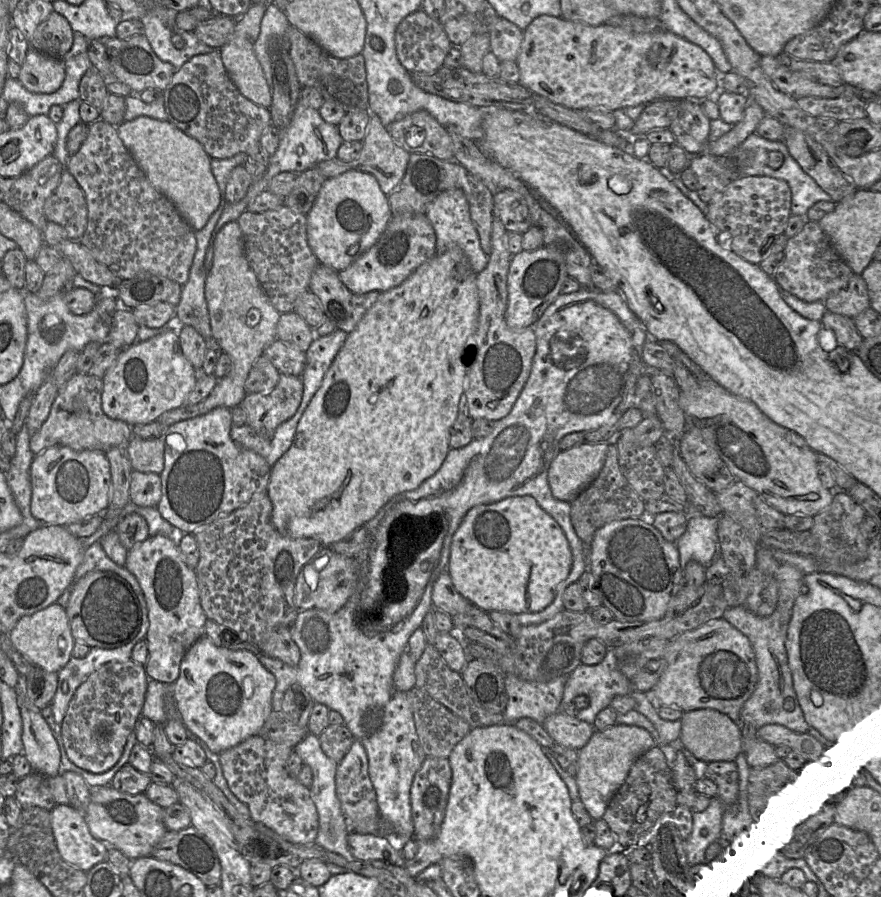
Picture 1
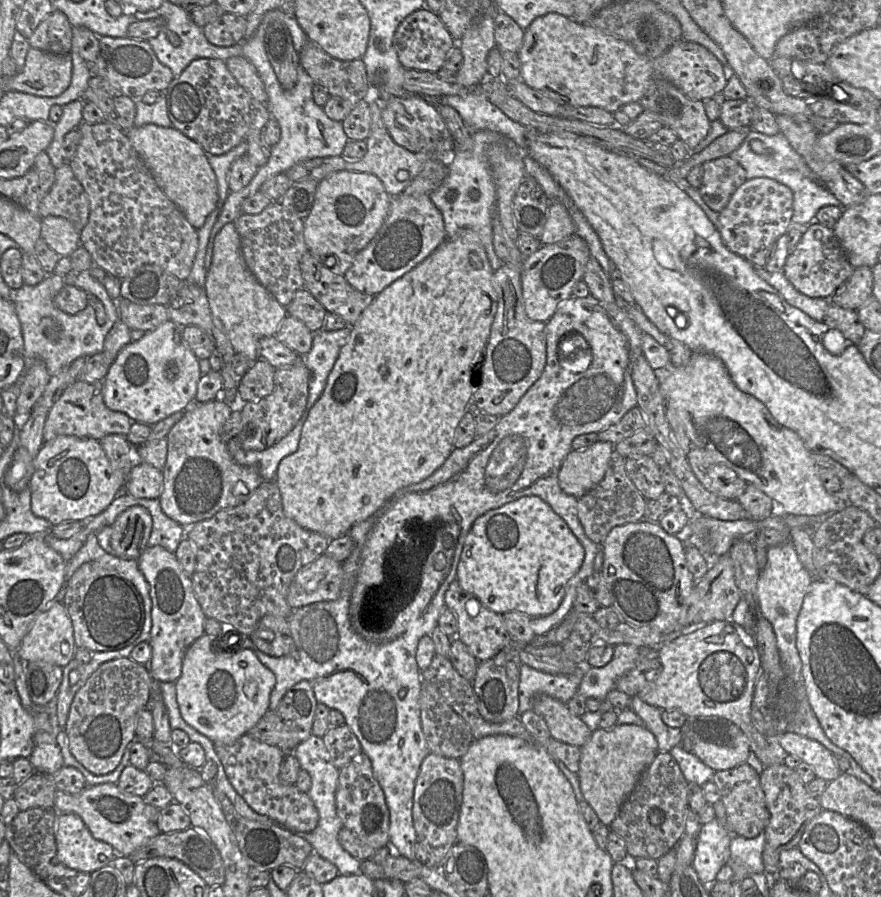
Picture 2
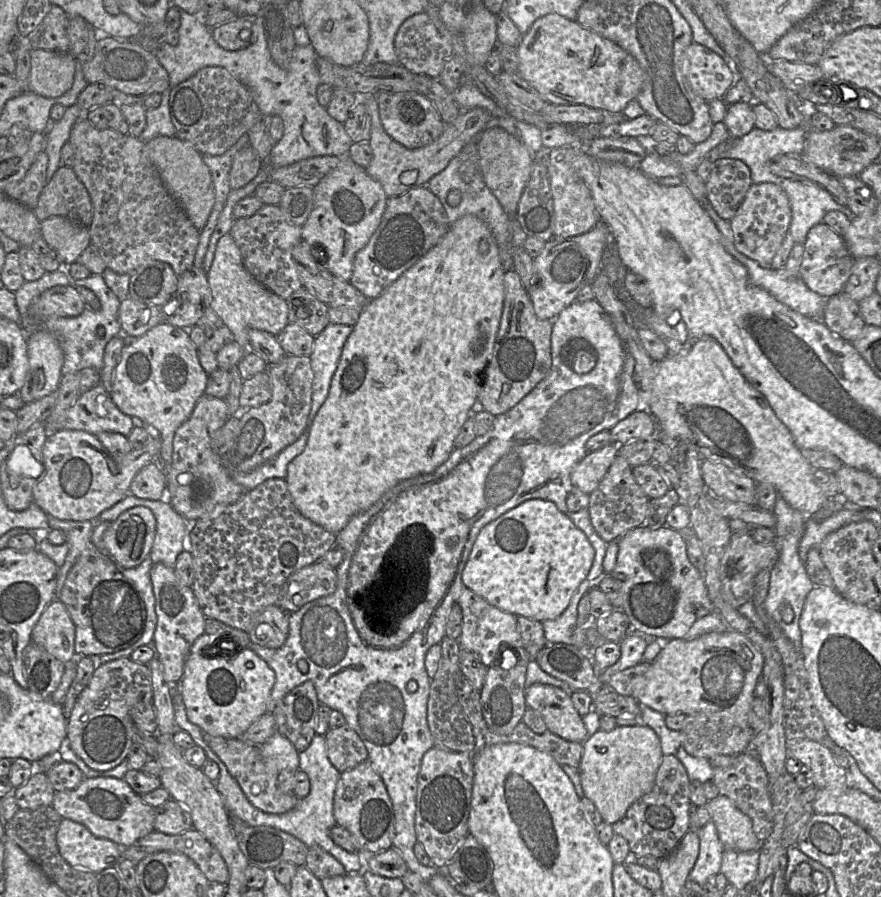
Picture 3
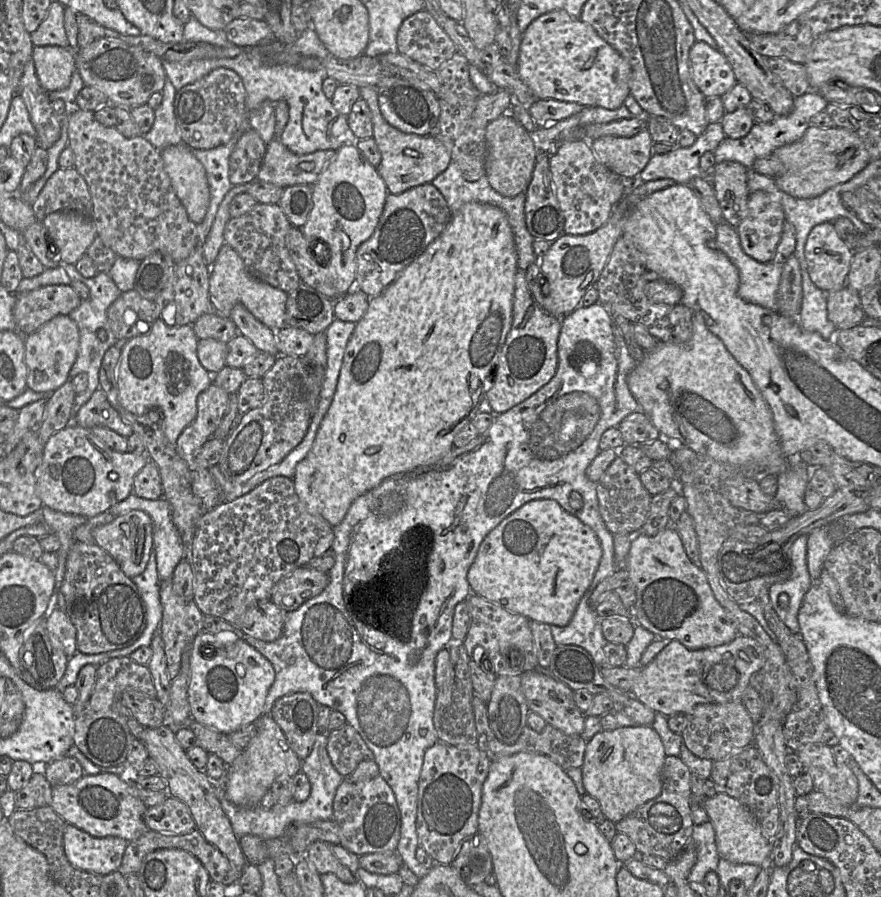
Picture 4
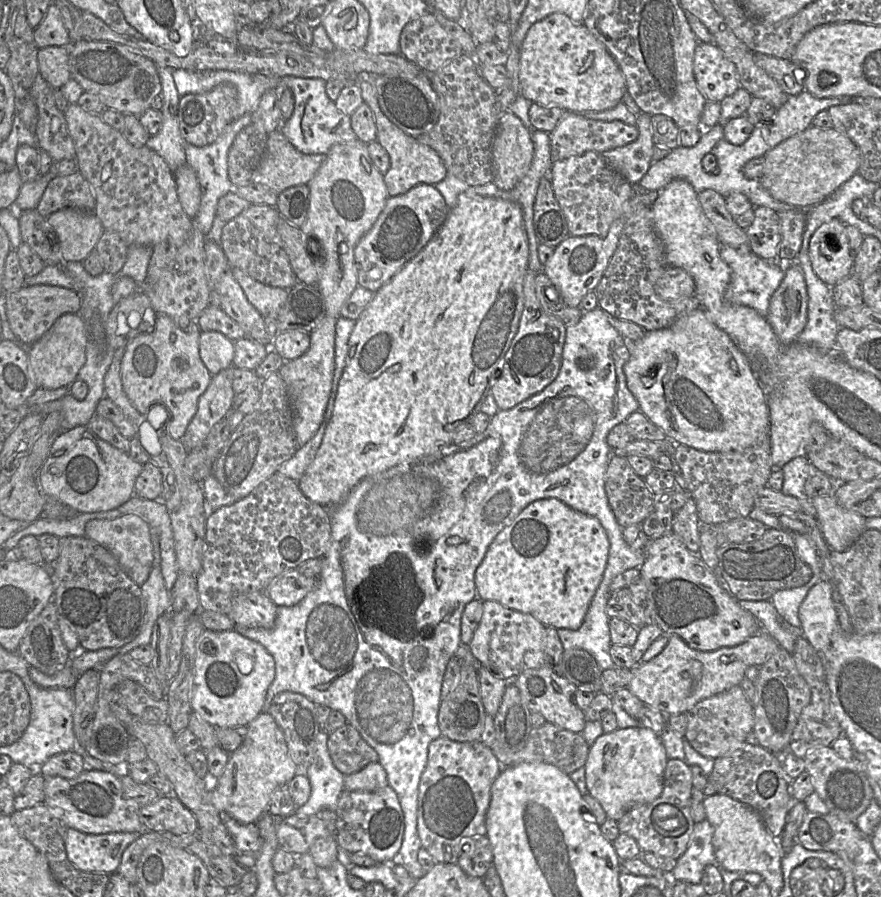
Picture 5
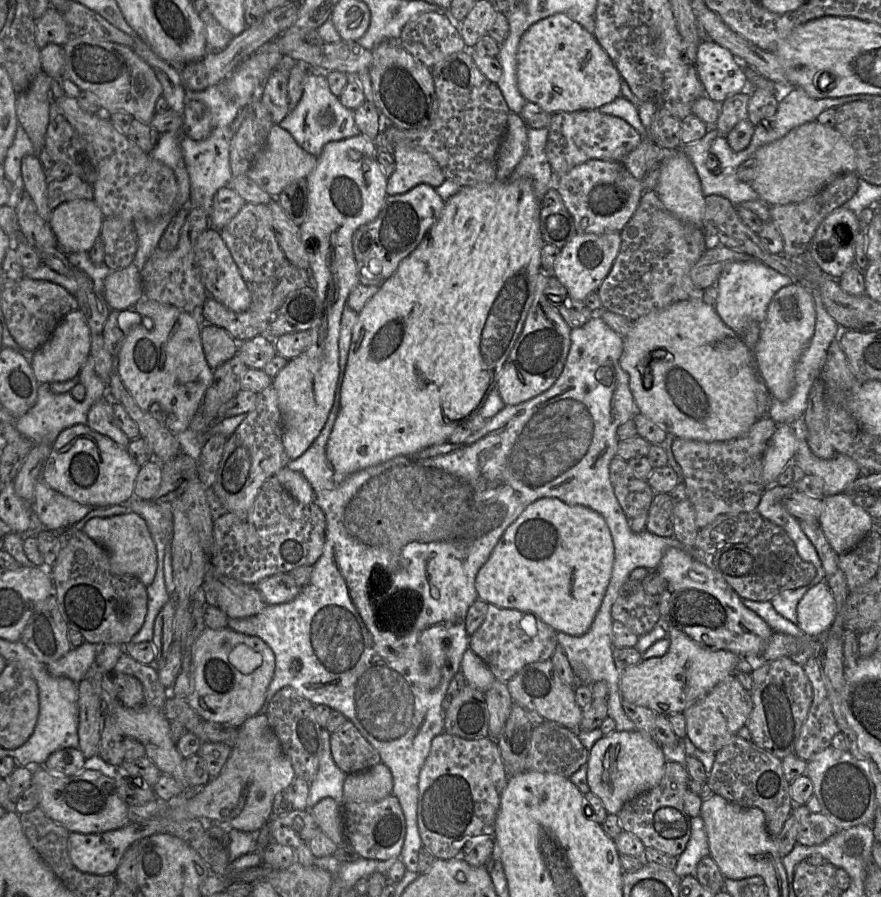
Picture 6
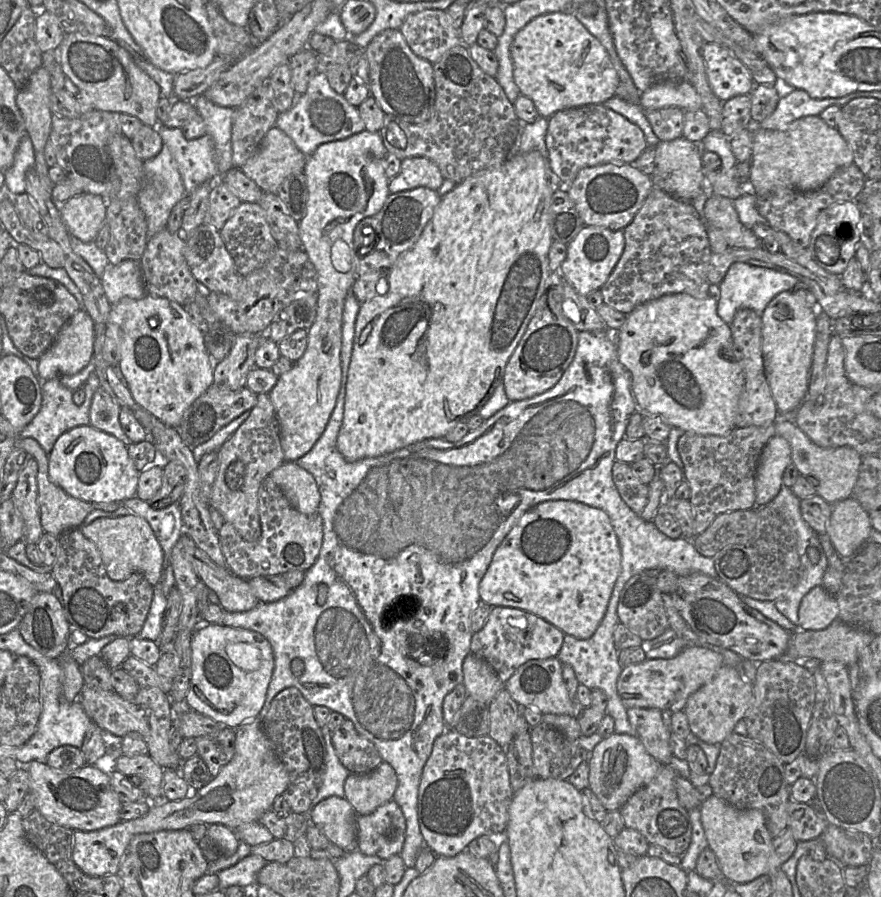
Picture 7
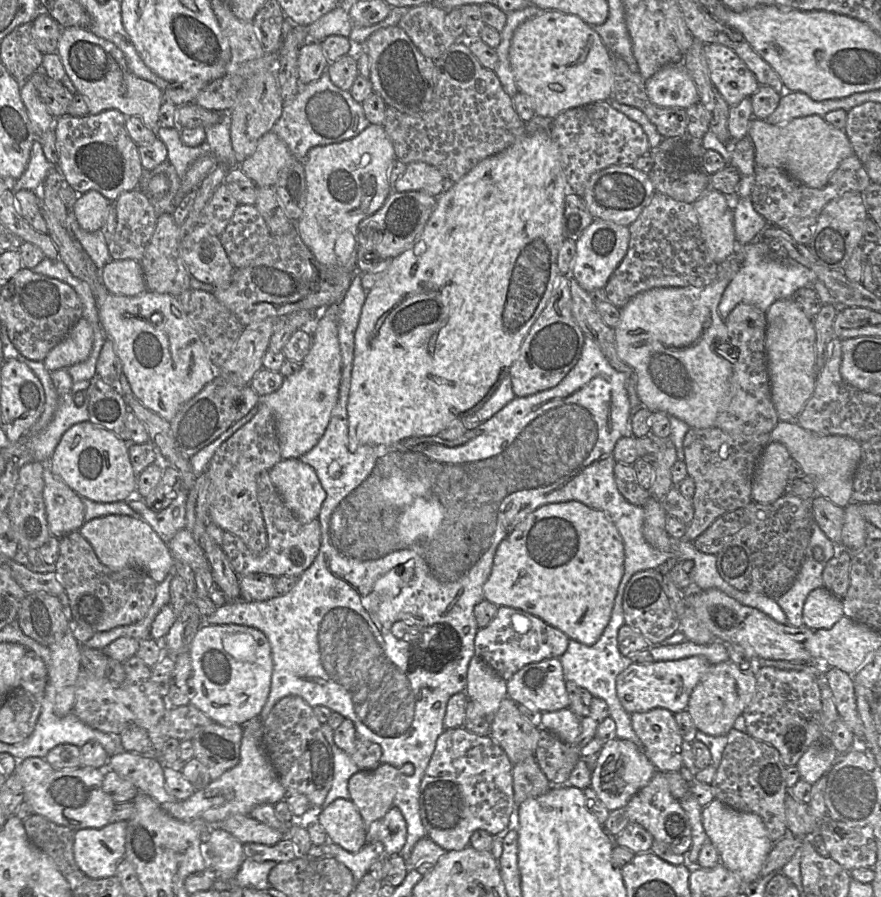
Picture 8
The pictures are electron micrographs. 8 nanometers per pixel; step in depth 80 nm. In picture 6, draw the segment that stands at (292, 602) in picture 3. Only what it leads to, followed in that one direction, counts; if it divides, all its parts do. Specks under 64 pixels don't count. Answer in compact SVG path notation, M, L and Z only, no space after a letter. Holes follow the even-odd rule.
M289 573L275 574L259 581L255 587L266 604L281 604L292 601L300 593L297 585Z

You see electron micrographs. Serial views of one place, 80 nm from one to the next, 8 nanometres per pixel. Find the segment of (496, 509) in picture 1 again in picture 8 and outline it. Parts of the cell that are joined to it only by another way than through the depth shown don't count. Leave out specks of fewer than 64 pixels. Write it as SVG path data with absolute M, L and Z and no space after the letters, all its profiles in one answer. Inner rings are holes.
M579 501L542 505L528 514L497 547L492 571L483 586L486 601L520 609L553 626L569 639L591 646L608 625L624 573L624 544L616 526L602 511Z

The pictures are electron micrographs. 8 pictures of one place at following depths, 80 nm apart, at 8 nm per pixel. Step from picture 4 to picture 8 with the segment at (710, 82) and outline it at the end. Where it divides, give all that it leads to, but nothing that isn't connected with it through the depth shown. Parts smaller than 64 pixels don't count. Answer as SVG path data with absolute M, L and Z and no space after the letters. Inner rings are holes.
M709 43L704 51L711 81L730 107L759 89L753 72L732 49Z

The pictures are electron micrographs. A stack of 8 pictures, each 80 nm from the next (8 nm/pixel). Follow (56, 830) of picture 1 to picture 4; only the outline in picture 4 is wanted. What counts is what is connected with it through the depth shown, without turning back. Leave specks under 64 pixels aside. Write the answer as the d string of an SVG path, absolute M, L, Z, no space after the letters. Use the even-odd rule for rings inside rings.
M66 824L63 848L68 861L78 869L101 876L117 871L128 841L115 836L94 837Z

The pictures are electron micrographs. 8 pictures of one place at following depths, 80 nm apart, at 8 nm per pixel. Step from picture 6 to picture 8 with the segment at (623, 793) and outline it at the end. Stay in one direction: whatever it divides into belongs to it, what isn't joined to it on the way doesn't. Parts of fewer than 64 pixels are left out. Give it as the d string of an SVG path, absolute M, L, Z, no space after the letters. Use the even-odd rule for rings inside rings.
M615 738L603 744L598 753L592 769L590 786L605 807L612 811L625 808L629 800L649 783L656 771L644 752L640 751L633 742Z

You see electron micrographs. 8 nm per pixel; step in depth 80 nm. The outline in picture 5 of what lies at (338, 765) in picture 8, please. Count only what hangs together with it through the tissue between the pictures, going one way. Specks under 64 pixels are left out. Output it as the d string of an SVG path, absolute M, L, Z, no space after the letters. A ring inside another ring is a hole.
M321 730L316 740L316 751L306 776L311 784L311 795L294 814L316 815L323 810L336 810L338 799L344 790L345 775L333 764L328 749L329 733Z

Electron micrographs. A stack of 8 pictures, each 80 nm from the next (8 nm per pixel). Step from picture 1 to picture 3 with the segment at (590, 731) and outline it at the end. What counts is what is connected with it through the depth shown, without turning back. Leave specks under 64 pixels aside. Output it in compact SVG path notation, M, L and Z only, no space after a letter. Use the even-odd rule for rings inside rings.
M535 683L526 689L527 707L536 711L544 720L548 731L570 742L583 743L588 737L587 728L581 715L575 709L571 694L546 684Z

